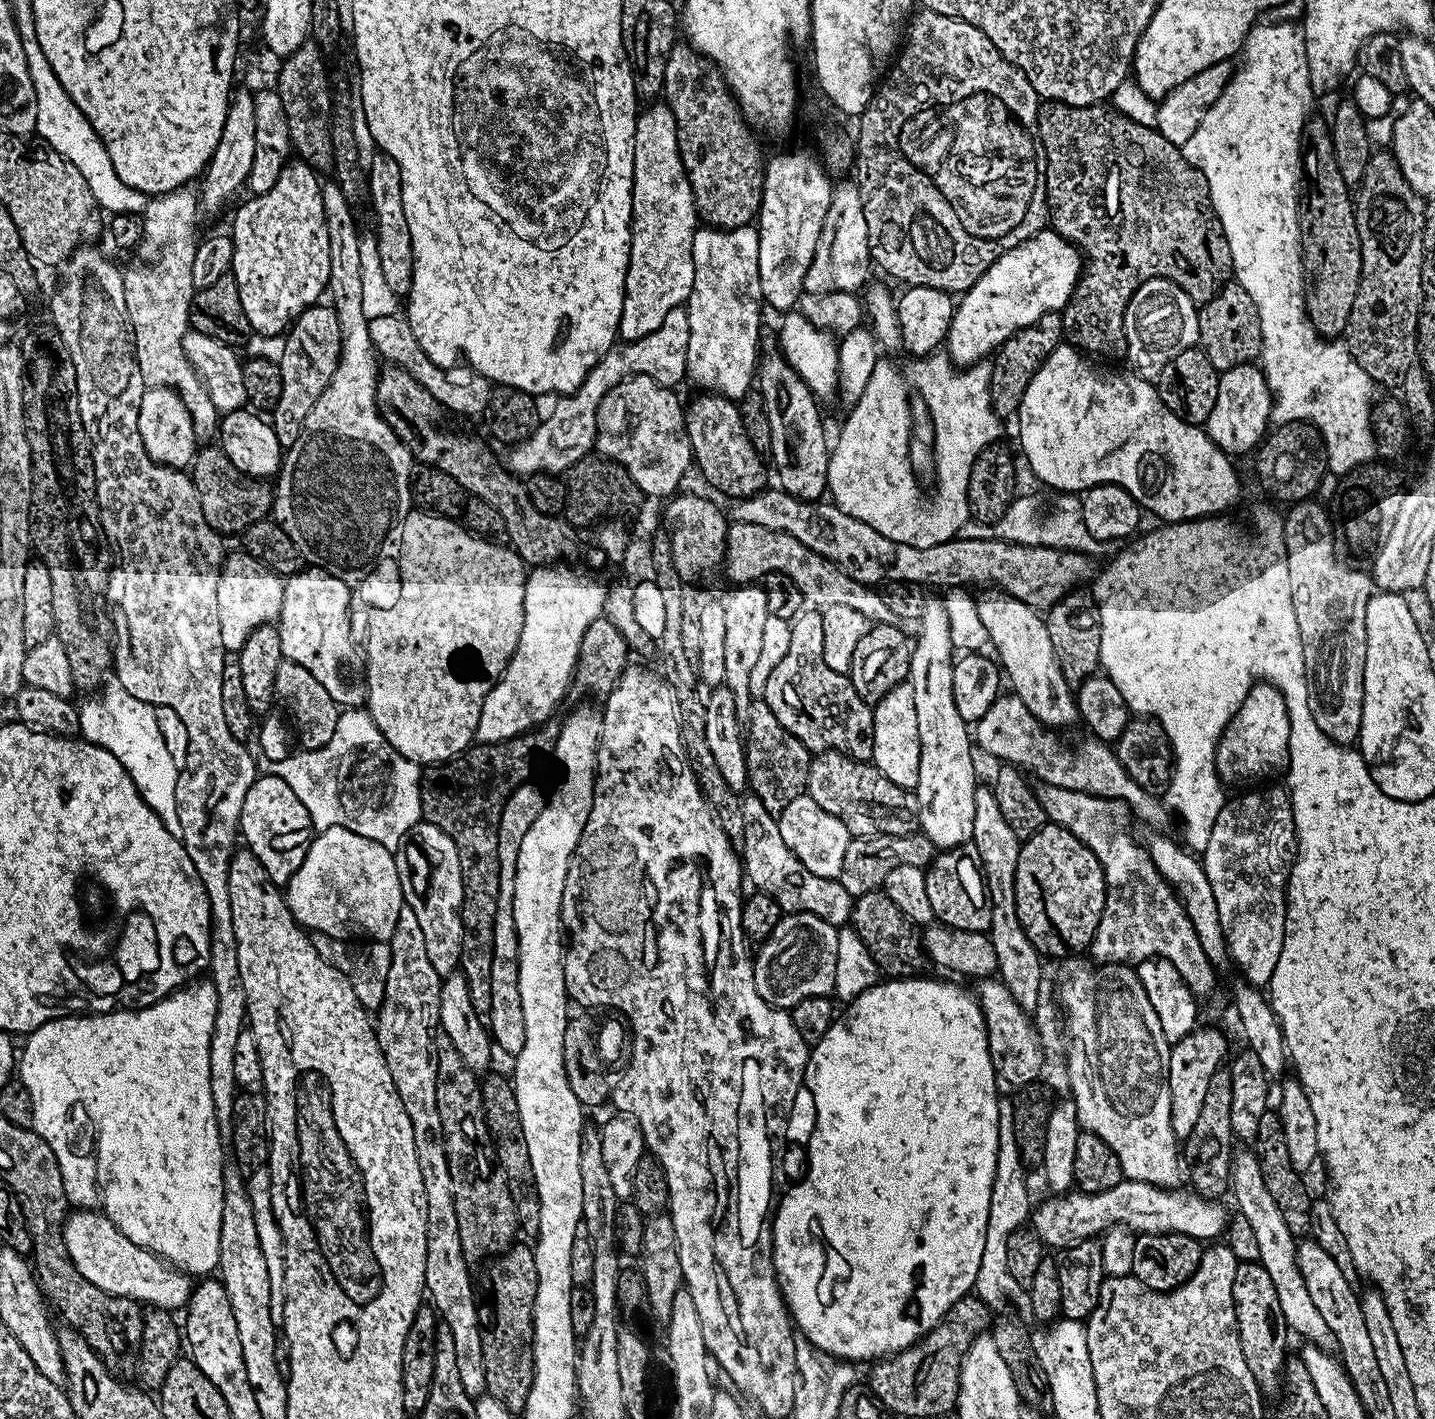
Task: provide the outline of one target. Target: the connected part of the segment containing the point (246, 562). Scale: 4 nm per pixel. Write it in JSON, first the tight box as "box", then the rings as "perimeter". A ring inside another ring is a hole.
{"box":[218,550,285,652],"perimeter":[[[239,550],[223,561],[218,578],[218,626],[222,626],[222,646],[225,652],[239,652],[258,626],[280,619],[285,581],[263,562]]]}

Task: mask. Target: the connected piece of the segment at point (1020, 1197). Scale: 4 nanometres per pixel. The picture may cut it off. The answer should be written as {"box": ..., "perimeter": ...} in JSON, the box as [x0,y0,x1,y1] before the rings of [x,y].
{"box":[975,1099,1034,1325],"perimeter":[[[1001,1099],[998,1106],[1000,1115],[1000,1153],[996,1159],[996,1173],[994,1186],[990,1190],[990,1218],[986,1222],[986,1250],[982,1250],[982,1263],[975,1278],[975,1293],[977,1299],[983,1301],[994,1312],[1005,1309],[1009,1300],[1012,1302],[1013,1313],[1031,1325],[1034,1322],[1033,1307],[1030,1296],[1023,1285],[1018,1284],[1011,1277],[1006,1264],[1006,1242],[1014,1230],[1025,1227],[1029,1223],[1030,1213],[1033,1211],[1033,1201],[1028,1201],[1028,1176],[1025,1165],[1020,1163],[1020,1155],[1016,1153],[1016,1139],[1014,1138],[1014,1114],[1011,1099]]]}

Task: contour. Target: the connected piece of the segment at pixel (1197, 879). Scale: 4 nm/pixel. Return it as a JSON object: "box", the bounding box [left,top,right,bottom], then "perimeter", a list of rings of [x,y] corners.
{"box":[1146,836,1230,969],"perimeter":[[[1152,836],[1146,841],[1148,857],[1160,871],[1160,877],[1166,883],[1171,884],[1176,895],[1180,897],[1180,904],[1194,926],[1194,934],[1198,934],[1198,942],[1202,946],[1206,958],[1212,963],[1213,968],[1223,969],[1223,964],[1227,965],[1230,957],[1228,943],[1218,918],[1218,906],[1214,902],[1214,890],[1210,890],[1210,878],[1206,878],[1203,863],[1191,851],[1185,850],[1179,843],[1177,844],[1166,836]]]}

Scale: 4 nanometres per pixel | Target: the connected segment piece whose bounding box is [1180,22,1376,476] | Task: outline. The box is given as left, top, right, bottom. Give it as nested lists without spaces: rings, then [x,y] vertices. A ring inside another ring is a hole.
[[[1288,22],[1286,24],[1258,24],[1248,32],[1244,40],[1242,57],[1244,64],[1233,73],[1232,81],[1223,88],[1222,94],[1214,107],[1203,115],[1202,122],[1198,128],[1180,146],[1183,156],[1191,165],[1198,169],[1207,180],[1208,193],[1210,194],[1211,208],[1223,226],[1226,234],[1227,244],[1230,246],[1233,277],[1240,284],[1244,292],[1250,294],[1258,310],[1259,332],[1260,332],[1260,354],[1258,362],[1268,388],[1273,392],[1273,402],[1269,423],[1282,426],[1286,423],[1298,421],[1310,421],[1323,436],[1325,447],[1325,465],[1327,469],[1341,476],[1348,472],[1355,471],[1361,465],[1369,463],[1375,457],[1375,440],[1373,438],[1371,410],[1374,403],[1373,392],[1376,391],[1372,379],[1362,370],[1349,352],[1349,348],[1342,340],[1323,340],[1318,336],[1312,324],[1307,319],[1307,297],[1306,281],[1303,272],[1303,249],[1300,246],[1300,169],[1302,166],[1302,143],[1304,124],[1311,113],[1310,106],[1314,102],[1314,95],[1310,86],[1310,74],[1308,72],[1308,58],[1306,58],[1306,46],[1304,38],[1304,27],[1301,23]]]

